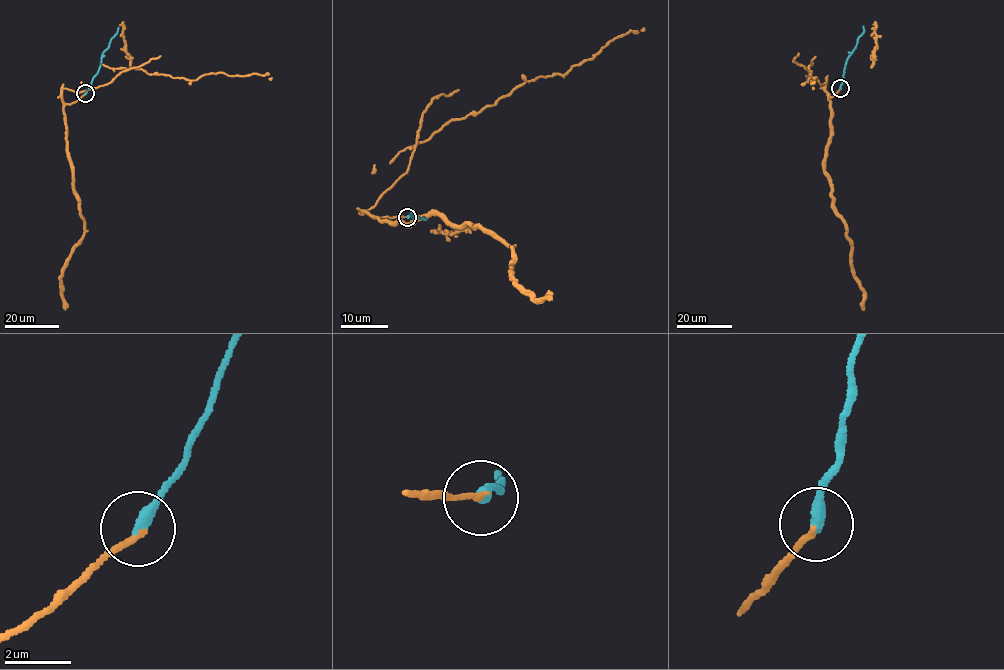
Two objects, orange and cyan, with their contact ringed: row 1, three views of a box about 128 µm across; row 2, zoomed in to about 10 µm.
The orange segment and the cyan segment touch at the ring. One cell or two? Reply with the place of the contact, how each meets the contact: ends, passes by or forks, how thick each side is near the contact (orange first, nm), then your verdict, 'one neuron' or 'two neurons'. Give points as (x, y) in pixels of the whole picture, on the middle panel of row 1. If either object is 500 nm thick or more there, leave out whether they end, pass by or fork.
place (407, 217); orange ends; cyan ends; calibres 170 and 400 nm; one neuron

